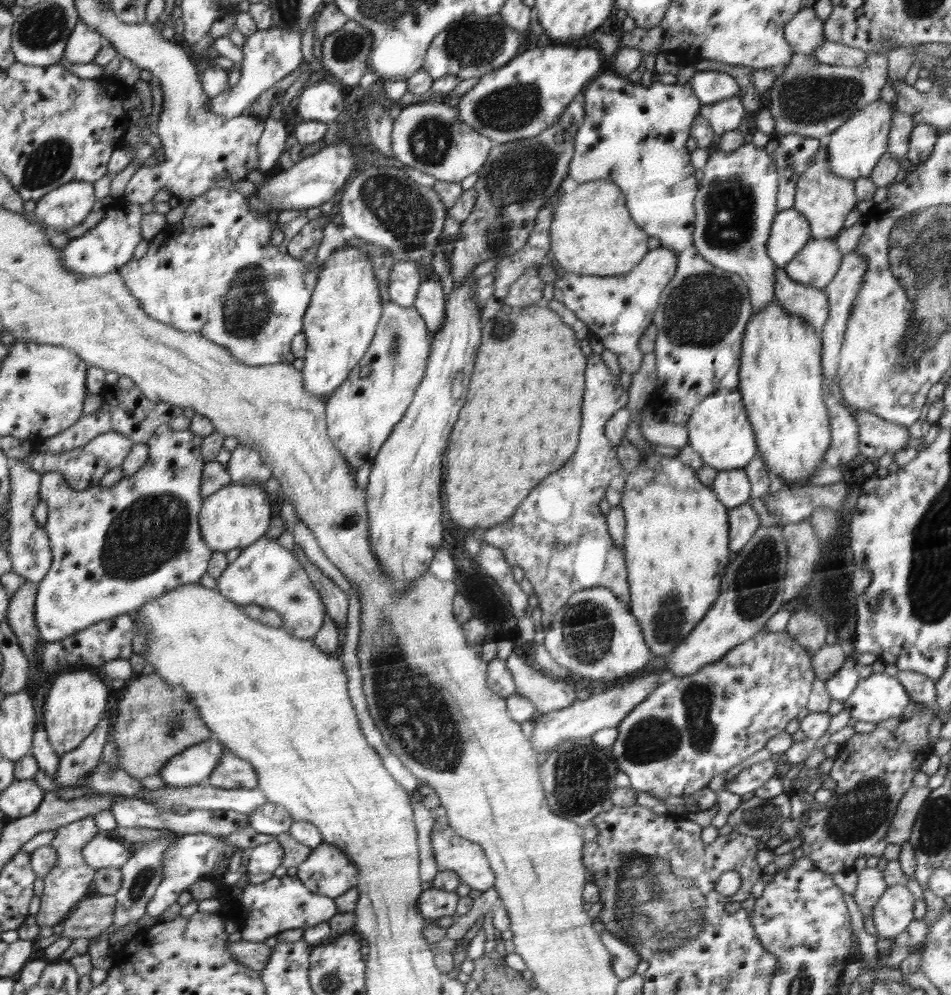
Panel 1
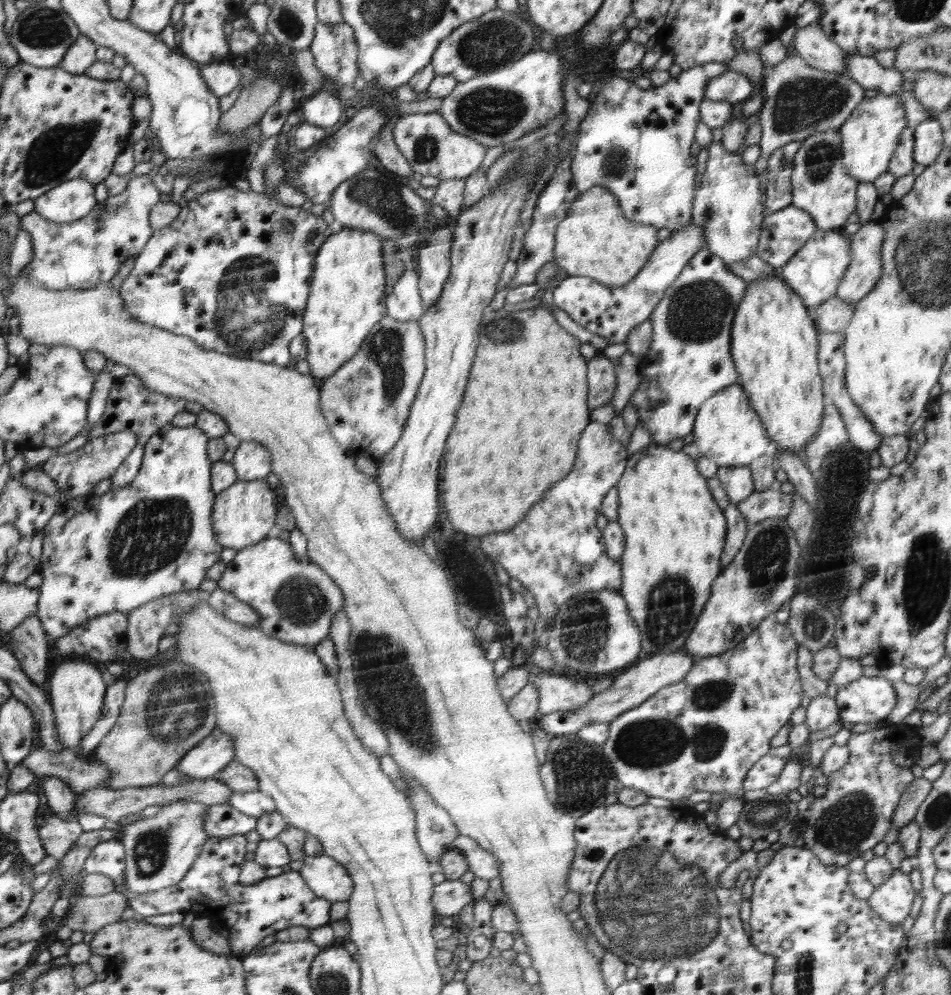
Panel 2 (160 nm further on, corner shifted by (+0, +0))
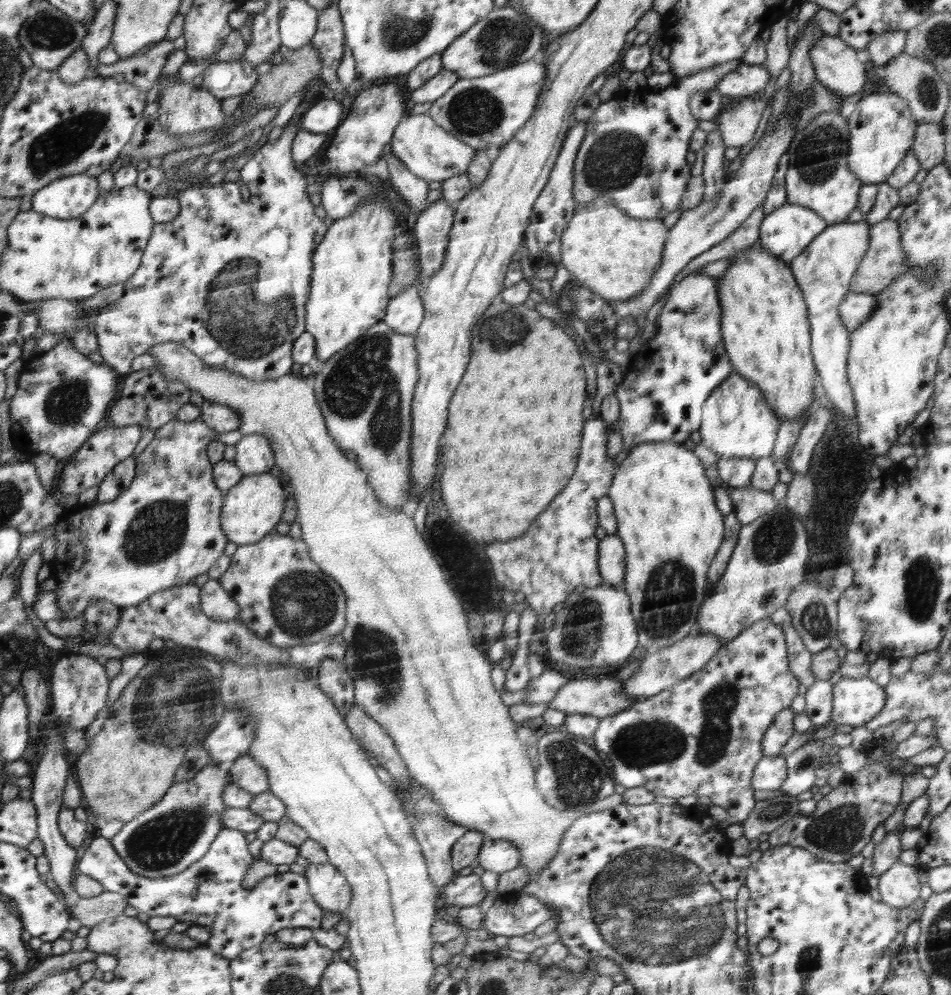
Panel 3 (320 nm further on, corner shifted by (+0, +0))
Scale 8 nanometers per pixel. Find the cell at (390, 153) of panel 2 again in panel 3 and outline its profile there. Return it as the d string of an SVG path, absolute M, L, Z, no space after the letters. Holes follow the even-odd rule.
M392 151L385 153L390 183L392 188L400 194L405 202L405 209L416 217L419 212L425 209L426 194L429 191L429 184L422 178L408 171L404 163Z

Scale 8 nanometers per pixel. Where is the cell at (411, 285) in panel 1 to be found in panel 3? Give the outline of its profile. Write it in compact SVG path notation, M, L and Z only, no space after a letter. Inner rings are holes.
M418 284L391 298L383 321L400 334L416 334L424 318L424 305Z

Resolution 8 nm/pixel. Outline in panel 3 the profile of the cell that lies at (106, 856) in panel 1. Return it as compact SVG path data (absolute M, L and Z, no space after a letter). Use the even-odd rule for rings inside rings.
M223 827L207 854L198 863L192 864L179 875L167 876L162 879L138 876L131 872L130 866L116 851L111 840L99 835L92 837L81 850L75 873L95 878L106 891L119 892L134 908L139 910L144 919L152 916L173 916L179 921L194 926L207 926L211 935L205 942L206 946L219 953L220 956L232 960L244 950L262 944L268 934L274 934L283 928L318 929L325 913L325 910L322 910L312 898L305 876L294 874L291 871L285 874L272 874L265 876L253 888L247 888L243 886L243 878L250 867L252 867L252 854L248 852L248 842L244 838L244 832Z

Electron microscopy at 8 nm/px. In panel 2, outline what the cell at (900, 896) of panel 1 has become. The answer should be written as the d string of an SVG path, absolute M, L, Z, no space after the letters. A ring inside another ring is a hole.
M894 871L886 881L875 887L867 901L881 920L898 926L912 910L914 897L915 892L909 874Z

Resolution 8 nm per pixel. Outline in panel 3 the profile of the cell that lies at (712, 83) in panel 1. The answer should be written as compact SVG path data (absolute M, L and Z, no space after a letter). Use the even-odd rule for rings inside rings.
M742 62L734 71L724 75L714 89L722 96L747 98L754 92L764 92L771 79L767 64L751 65Z

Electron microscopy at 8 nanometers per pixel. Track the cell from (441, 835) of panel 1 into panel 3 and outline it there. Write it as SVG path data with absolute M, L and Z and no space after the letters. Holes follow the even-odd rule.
M485 838L477 857L485 871L500 876L519 866L519 856L519 848L510 841Z

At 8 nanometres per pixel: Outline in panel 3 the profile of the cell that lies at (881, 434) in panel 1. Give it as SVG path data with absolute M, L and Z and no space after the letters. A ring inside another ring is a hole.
M864 218L859 222L846 220L827 225L796 259L789 262L807 304L811 353L822 388L837 410L851 419L856 419L854 397L847 379L851 332L841 321L839 306L850 293L850 281L868 251L870 227Z

